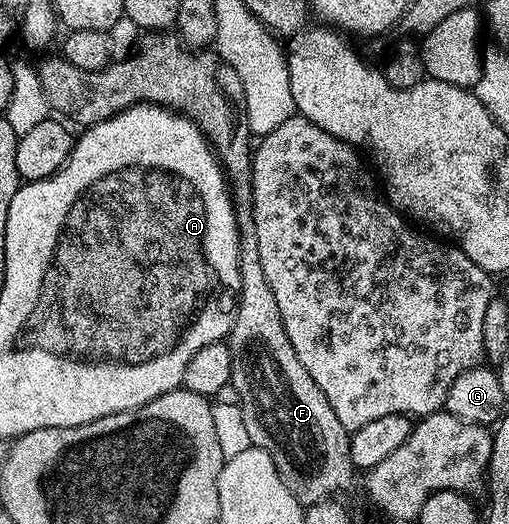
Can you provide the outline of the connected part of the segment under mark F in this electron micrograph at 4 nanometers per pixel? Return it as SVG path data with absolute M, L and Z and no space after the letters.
M151 30L140 36L143 37L132 56L127 56L124 60L116 59L101 70L86 72L73 66L73 62L64 60L59 54L41 61L37 64L37 71L47 103L54 111L56 108L60 112L56 112L60 117L68 121L76 120L79 126L105 122L118 112L130 108L132 104L161 104L173 112L178 112L180 116L189 117L203 131L207 143L214 148L223 166L235 205L235 221L239 227L240 298L227 345L231 356L231 386L237 392L236 399L242 410L243 423L252 447L260 453L271 455L271 460L275 463L274 475L279 476L281 482L285 482L293 498L297 498L304 506L330 500L339 494L335 492L341 491L351 480L351 437L348 428L341 426L337 414L333 414L333 406L329 406L329 398L325 398L321 386L317 386L317 382L309 378L309 370L301 366L301 358L297 358L293 342L289 342L289 334L285 334L285 322L281 322L277 298L273 298L273 290L269 288L265 278L265 270L261 270L261 254L257 250L257 230L251 209L253 133L247 121L245 90L241 86L241 78L237 78L237 70L233 70L229 62L222 60L218 52L189 48L174 31Z

